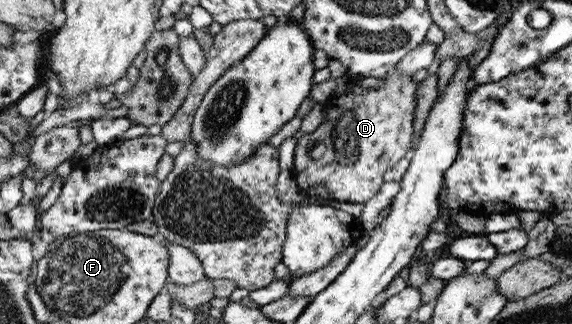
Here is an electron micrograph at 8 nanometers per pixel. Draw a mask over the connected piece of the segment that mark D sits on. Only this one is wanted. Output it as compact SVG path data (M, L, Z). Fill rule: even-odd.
M391 69L383 79L385 83L375 88L354 86L351 91L335 96L325 103L325 119L311 133L298 138L294 150L292 172L300 190L306 195L318 196L327 201L349 201L365 204L382 190L383 176L405 153L411 149L413 135L413 107L417 82L412 75L403 75Z

